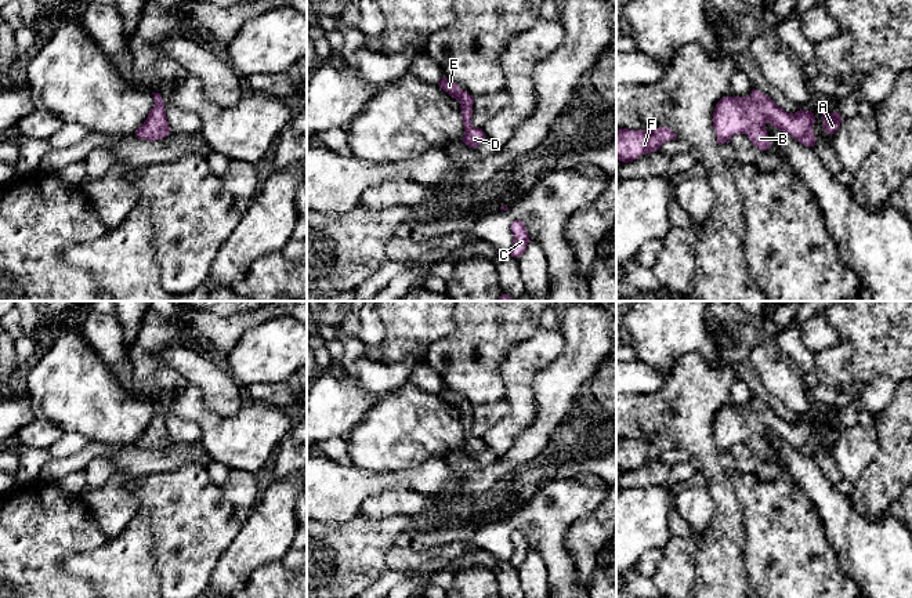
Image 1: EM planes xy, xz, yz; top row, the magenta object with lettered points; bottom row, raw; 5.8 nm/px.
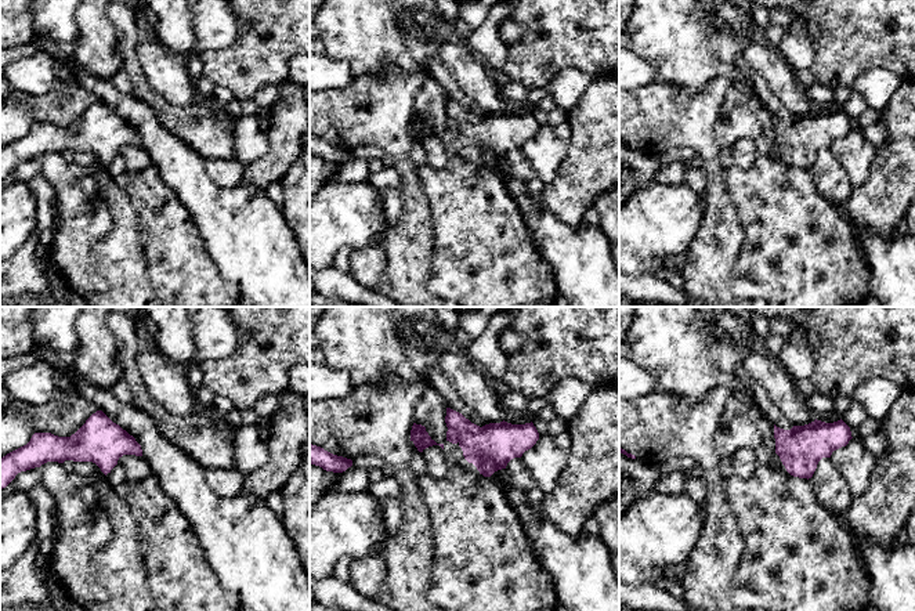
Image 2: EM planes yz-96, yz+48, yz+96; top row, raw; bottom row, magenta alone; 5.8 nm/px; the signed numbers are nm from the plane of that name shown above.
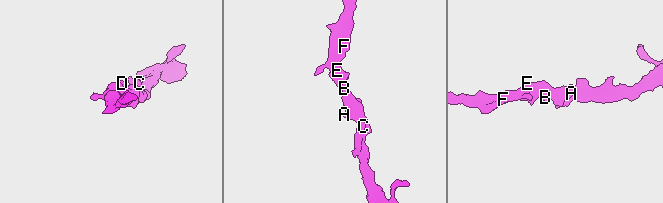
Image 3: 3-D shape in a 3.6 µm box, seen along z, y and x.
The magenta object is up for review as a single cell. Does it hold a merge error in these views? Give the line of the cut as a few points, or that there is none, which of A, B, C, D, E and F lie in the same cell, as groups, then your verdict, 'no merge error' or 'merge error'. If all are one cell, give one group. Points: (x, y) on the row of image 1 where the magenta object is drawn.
cut none; groups A B C D E F; no merge error

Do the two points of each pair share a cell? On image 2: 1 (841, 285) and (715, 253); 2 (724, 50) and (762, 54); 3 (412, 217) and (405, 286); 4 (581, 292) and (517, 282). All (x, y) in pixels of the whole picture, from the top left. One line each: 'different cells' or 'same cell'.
1: different cells
2: different cells
3: same cell
4: different cells

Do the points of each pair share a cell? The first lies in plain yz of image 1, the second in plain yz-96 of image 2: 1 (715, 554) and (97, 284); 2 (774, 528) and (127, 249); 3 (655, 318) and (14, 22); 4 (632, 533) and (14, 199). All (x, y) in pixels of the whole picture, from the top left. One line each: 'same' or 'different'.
1: different
2: different
3: different
4: same

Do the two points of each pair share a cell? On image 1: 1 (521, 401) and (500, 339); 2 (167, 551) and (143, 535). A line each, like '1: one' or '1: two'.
1: two
2: two

